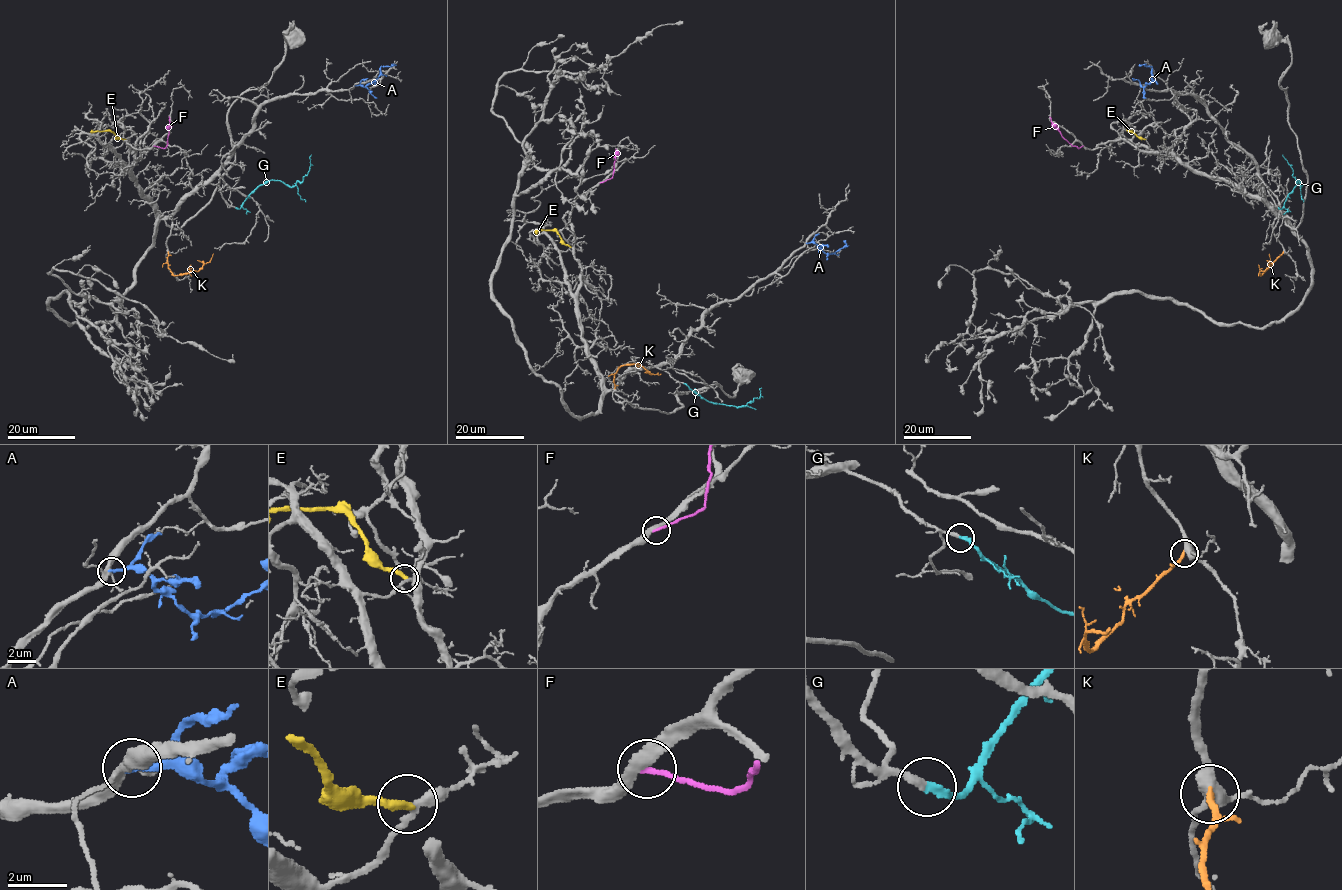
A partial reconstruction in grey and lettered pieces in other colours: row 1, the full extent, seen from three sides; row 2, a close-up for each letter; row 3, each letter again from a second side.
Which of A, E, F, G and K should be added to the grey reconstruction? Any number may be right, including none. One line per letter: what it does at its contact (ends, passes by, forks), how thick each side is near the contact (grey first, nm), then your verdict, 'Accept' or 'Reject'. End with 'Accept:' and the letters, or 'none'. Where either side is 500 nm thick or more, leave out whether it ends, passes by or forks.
A: It ends there. Thickness 280 nm (grey) against 200 nm. Reject
E: It ends there. Thickness 240 nm (grey) against 320 nm. Reject
F: It ends there. Thickness 320 nm (grey) against 190 nm. Reject
G: It ends there. Thickness 280 nm (grey) against 280 nm. Accept
K: It ends there. Thickness 400 nm (grey) against 240 nm. Accept
Accept: G, K

